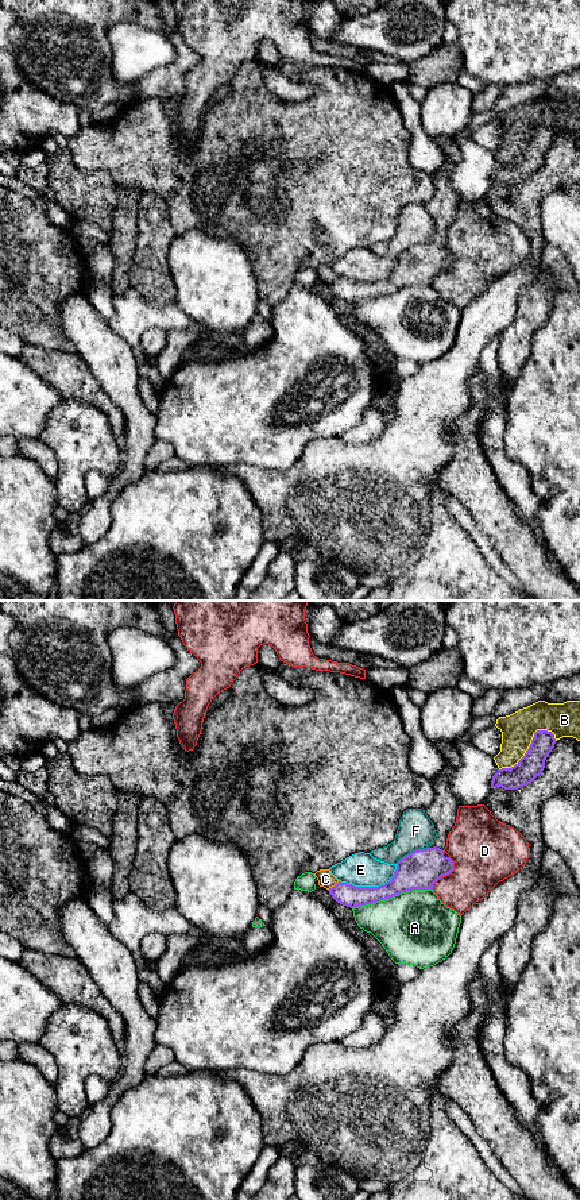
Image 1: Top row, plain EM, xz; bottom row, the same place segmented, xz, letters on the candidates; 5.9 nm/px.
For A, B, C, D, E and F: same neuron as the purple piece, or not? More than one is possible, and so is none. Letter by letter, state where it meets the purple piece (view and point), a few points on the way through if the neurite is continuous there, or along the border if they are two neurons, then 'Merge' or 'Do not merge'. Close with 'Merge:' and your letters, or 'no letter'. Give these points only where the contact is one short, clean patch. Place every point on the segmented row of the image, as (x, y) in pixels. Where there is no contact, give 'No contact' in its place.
A: Touches purple at xz (391, 896). Do not merge
B: Touches purple at xz (529, 747). Do not merge
C: Touches purple at xz (335, 886). Boundary: xz (339, 882), (328, 890). Do not merge
D: Touches purple at xz (447, 874). Do not merge
E: Touches purple at xz (371, 887). Do not merge
F: Touches purple at xz (412, 852). Do not merge
Merge: no letter

